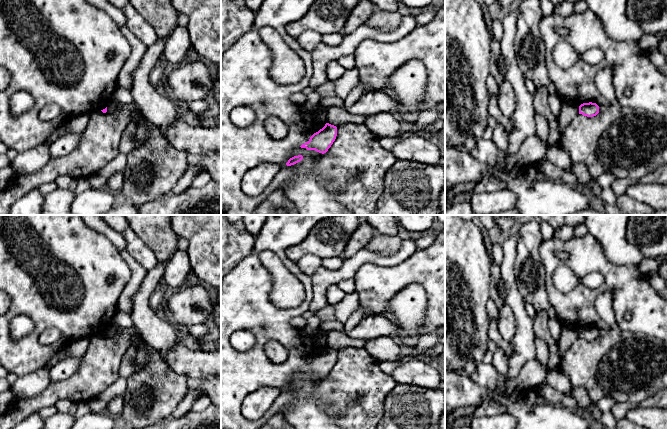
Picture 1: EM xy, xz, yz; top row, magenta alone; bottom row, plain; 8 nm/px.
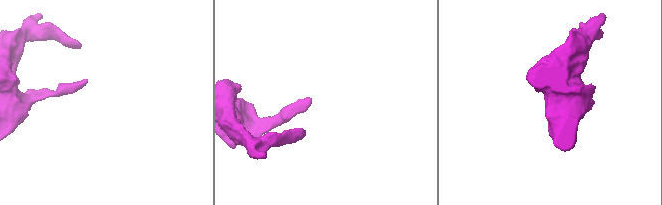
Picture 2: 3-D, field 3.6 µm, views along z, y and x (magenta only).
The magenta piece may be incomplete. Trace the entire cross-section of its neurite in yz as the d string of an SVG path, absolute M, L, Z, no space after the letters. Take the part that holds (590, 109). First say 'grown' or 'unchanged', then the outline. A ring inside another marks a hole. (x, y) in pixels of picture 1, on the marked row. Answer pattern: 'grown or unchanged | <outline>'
unchanged | M583 103L579 106L579 114L587 117L596 116L599 113L599 106L596 103Z

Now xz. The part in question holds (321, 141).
unchanged | M326 123L318 132L314 133L308 142L302 144L301 148L315 150L319 153L326 153L335 141L337 136L337 127Z

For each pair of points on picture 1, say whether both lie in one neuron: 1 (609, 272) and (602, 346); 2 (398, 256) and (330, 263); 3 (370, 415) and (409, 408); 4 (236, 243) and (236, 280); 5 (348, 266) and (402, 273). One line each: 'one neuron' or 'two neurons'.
1: two neurons
2: two neurons
3: two neurons
4: two neurons
5: two neurons

